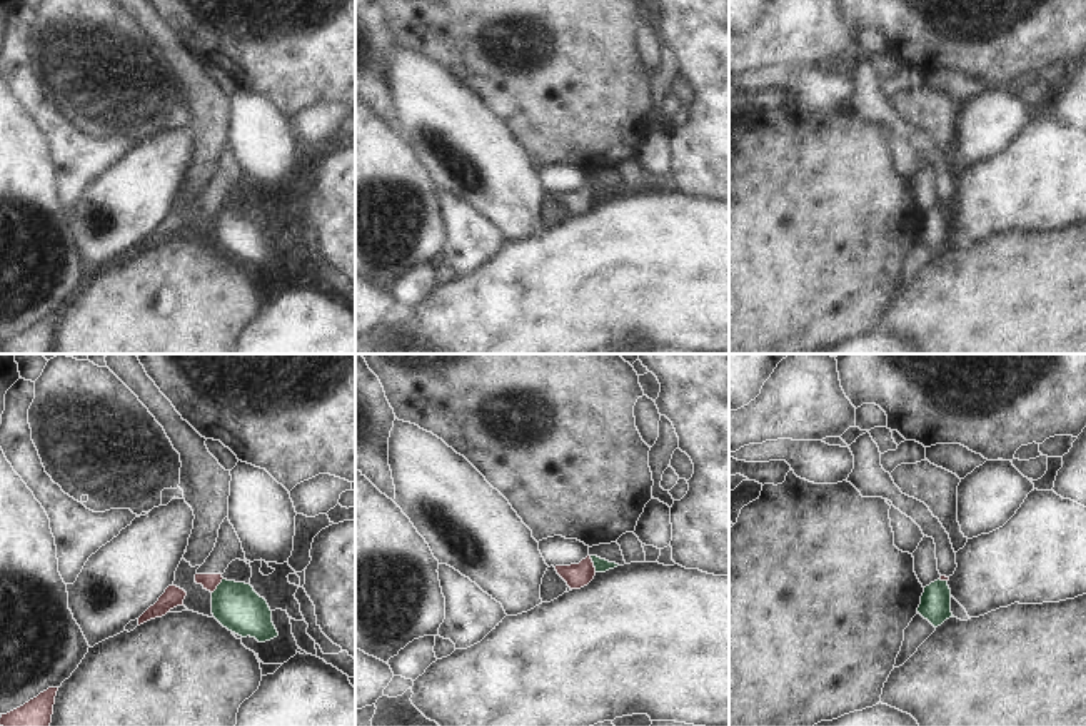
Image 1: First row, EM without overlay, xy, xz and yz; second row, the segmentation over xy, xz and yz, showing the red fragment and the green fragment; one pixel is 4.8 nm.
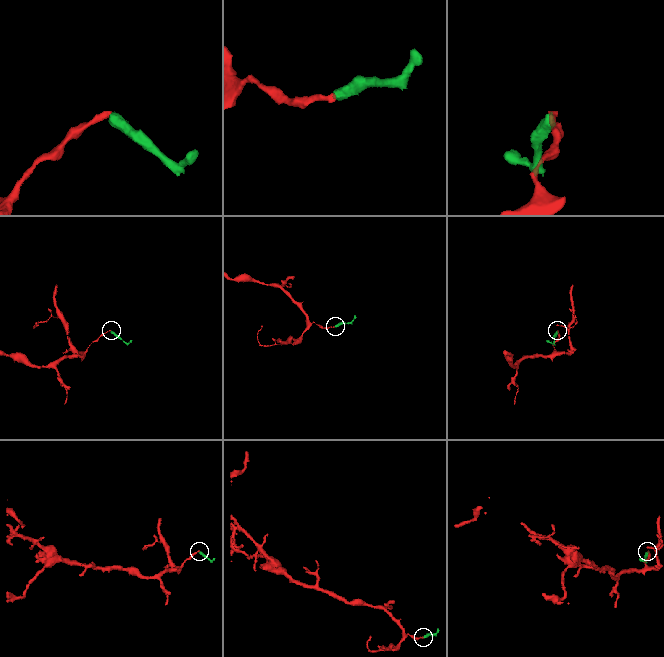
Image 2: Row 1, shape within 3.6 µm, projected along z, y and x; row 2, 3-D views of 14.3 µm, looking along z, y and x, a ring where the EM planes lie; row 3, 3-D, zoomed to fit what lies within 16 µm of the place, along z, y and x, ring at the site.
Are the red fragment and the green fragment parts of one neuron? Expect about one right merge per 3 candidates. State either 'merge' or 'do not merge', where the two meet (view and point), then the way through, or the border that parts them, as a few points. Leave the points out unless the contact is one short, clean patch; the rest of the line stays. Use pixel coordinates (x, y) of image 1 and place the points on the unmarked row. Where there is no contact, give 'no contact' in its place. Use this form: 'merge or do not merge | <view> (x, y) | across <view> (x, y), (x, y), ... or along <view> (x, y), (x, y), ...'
do not merge | xz (593, 191) | along xz (589, 182), (596, 197)

